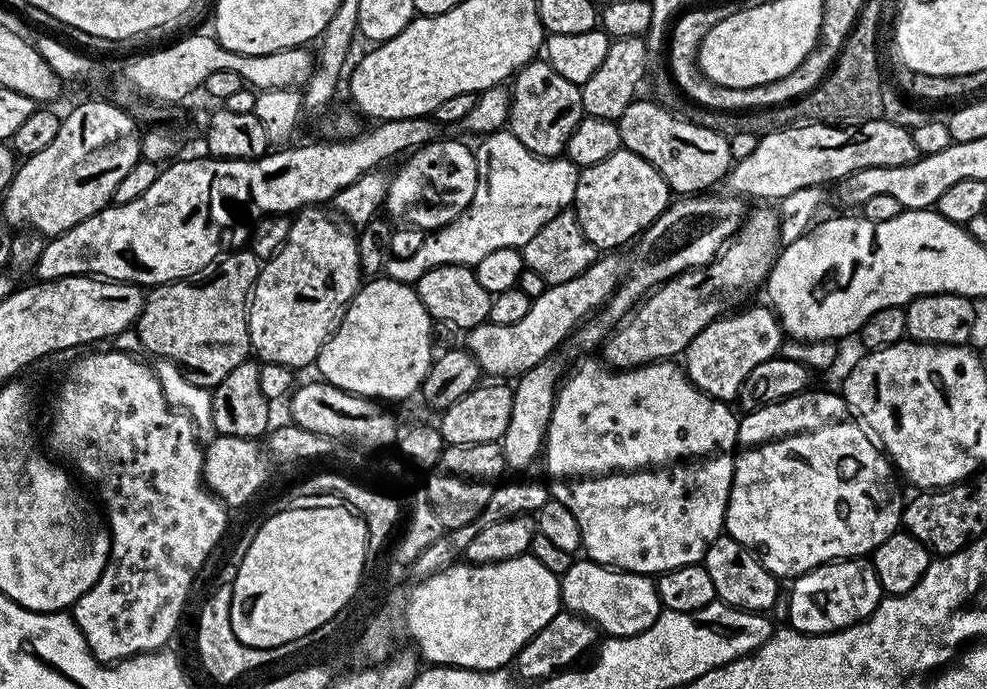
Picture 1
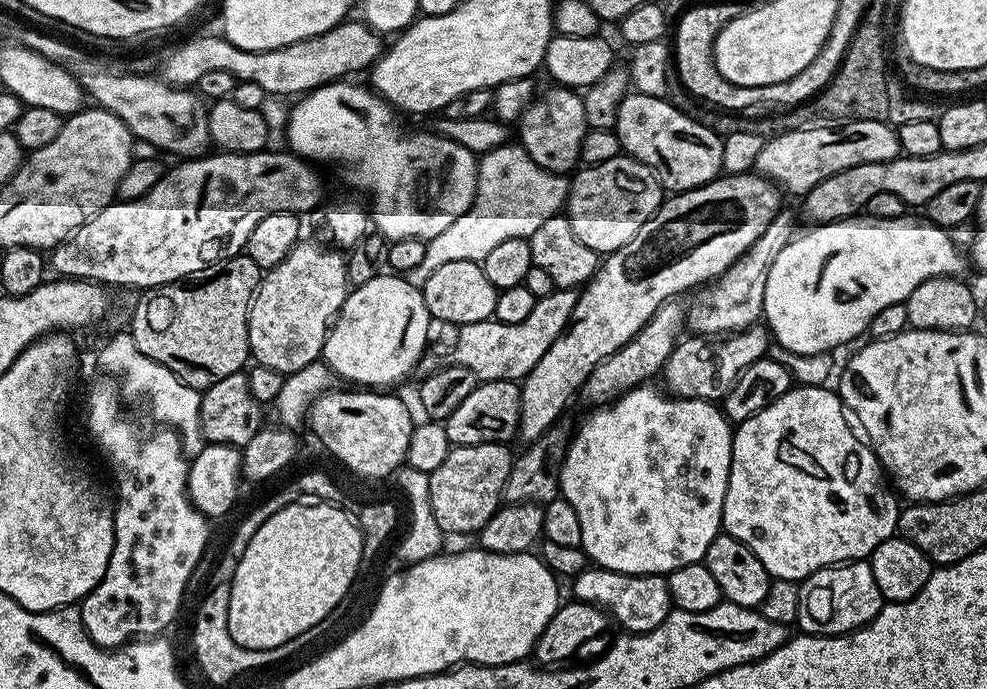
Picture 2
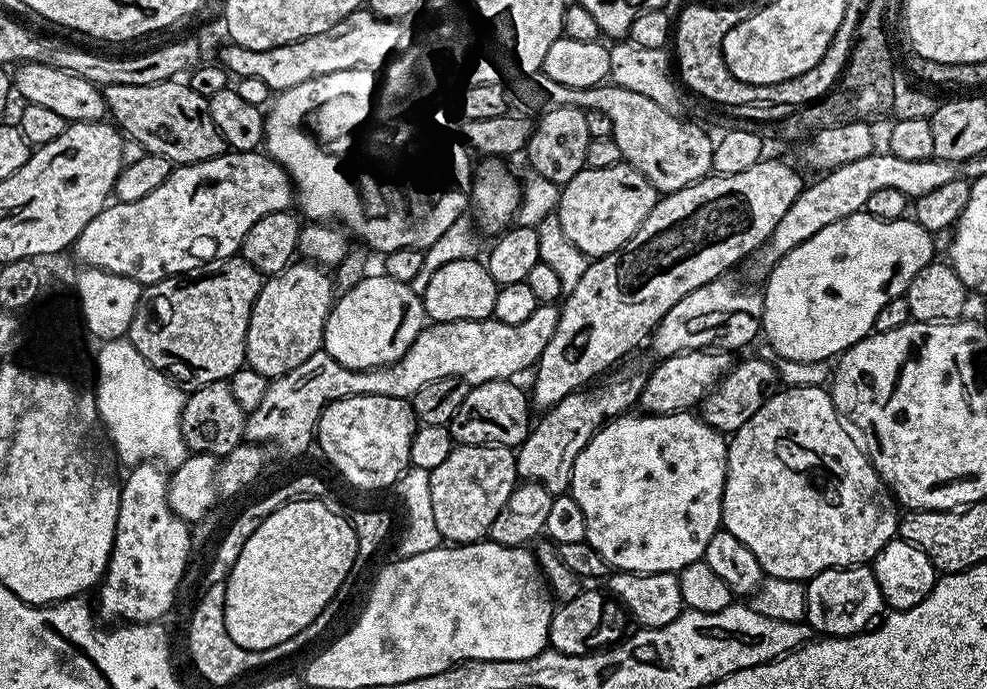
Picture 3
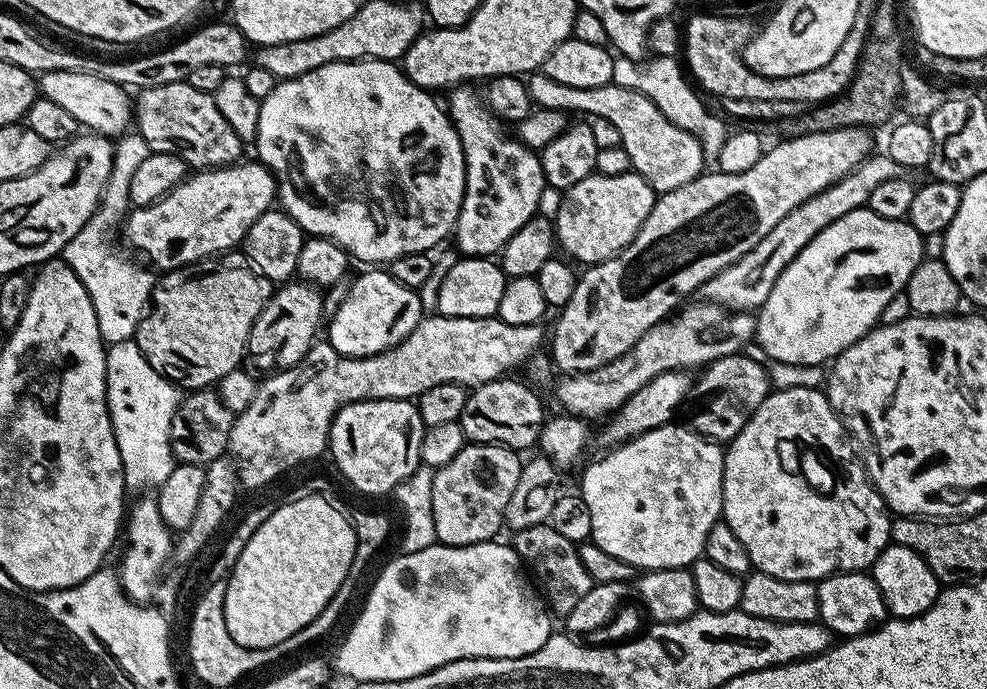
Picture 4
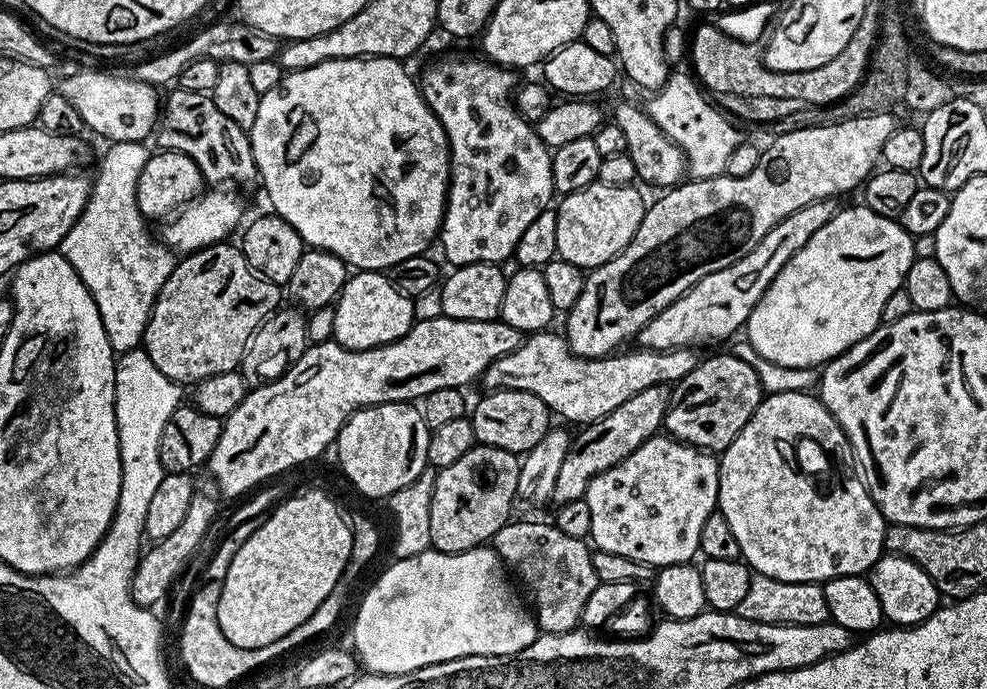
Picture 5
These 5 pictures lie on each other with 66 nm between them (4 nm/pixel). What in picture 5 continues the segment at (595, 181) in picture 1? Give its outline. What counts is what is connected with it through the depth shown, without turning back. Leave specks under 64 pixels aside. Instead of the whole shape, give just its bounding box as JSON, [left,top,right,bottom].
[555,183,646,270]

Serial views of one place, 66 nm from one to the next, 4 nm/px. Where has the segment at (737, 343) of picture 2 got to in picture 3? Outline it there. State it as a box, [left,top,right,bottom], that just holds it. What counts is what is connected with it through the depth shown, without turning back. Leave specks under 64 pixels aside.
[639,348,734,416]

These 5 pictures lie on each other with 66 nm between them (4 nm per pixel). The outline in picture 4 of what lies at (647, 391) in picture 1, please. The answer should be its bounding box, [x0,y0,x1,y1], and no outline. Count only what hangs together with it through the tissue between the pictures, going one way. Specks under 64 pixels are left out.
[578,422,725,570]

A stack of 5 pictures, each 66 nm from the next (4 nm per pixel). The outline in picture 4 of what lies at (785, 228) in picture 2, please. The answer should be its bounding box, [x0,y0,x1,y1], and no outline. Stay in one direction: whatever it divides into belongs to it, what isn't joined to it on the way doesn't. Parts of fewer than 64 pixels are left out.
[556,303,756,418]

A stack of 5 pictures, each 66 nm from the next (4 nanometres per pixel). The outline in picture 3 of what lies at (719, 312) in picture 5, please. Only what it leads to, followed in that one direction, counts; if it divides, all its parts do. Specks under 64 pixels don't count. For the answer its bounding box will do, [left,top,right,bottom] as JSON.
[754,150,958,274]

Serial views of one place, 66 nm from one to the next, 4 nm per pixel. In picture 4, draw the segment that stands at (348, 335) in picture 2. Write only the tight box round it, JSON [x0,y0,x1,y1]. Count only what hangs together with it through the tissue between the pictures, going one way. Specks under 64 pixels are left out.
[326,270,422,356]

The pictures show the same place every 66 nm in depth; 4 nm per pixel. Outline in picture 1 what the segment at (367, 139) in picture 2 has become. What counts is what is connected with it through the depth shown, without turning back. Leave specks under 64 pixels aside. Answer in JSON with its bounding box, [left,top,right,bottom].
[386,138,476,230]

